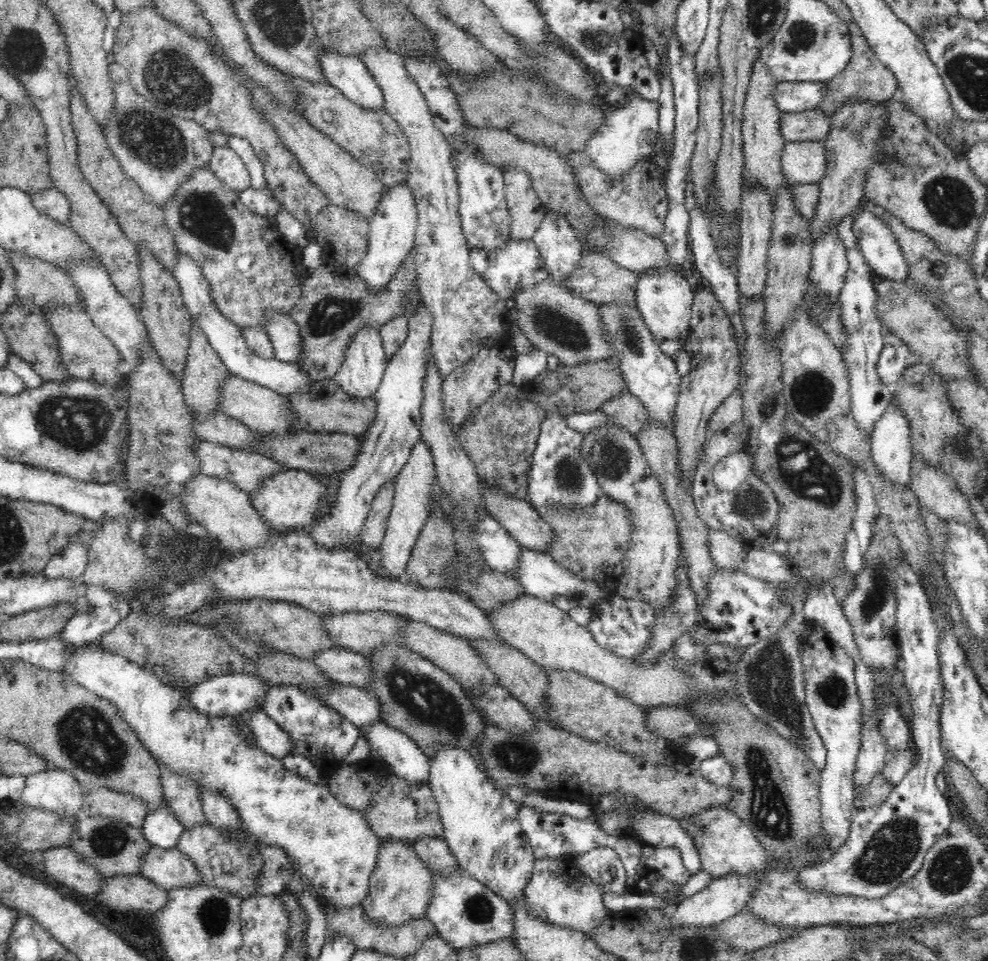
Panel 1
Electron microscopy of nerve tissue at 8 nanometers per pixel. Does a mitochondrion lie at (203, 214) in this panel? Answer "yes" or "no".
yes

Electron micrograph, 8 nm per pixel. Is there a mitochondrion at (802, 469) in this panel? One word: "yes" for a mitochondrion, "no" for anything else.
yes

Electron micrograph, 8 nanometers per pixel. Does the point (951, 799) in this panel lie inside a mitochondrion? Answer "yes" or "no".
no

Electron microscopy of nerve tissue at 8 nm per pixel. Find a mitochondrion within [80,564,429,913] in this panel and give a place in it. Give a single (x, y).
(107, 839)

